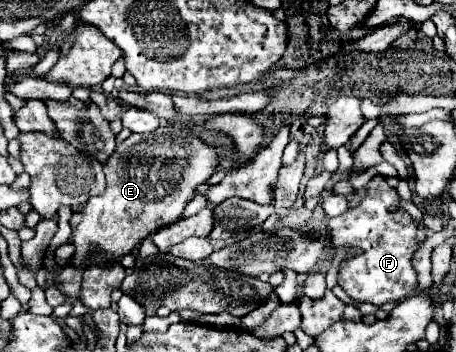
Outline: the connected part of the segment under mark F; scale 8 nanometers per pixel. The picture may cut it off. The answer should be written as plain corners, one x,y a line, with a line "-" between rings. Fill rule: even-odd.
377,174
371,178
359,206
349,208
337,218
329,218
329,246
345,248
337,282
355,302
383,306
385,302
401,302
417,292
419,282
413,266
413,254
419,248
415,242
417,226
399,202
397,190
387,184
385,176
-
351,248
359,248
361,254
349,254

